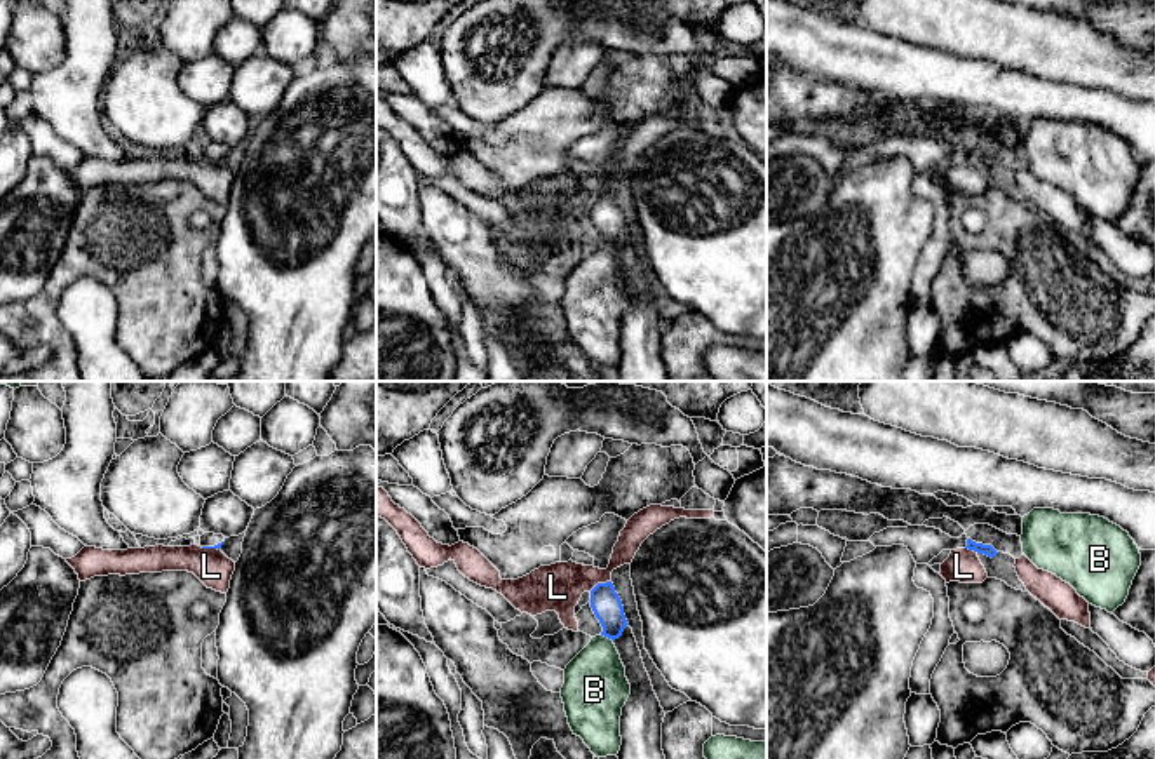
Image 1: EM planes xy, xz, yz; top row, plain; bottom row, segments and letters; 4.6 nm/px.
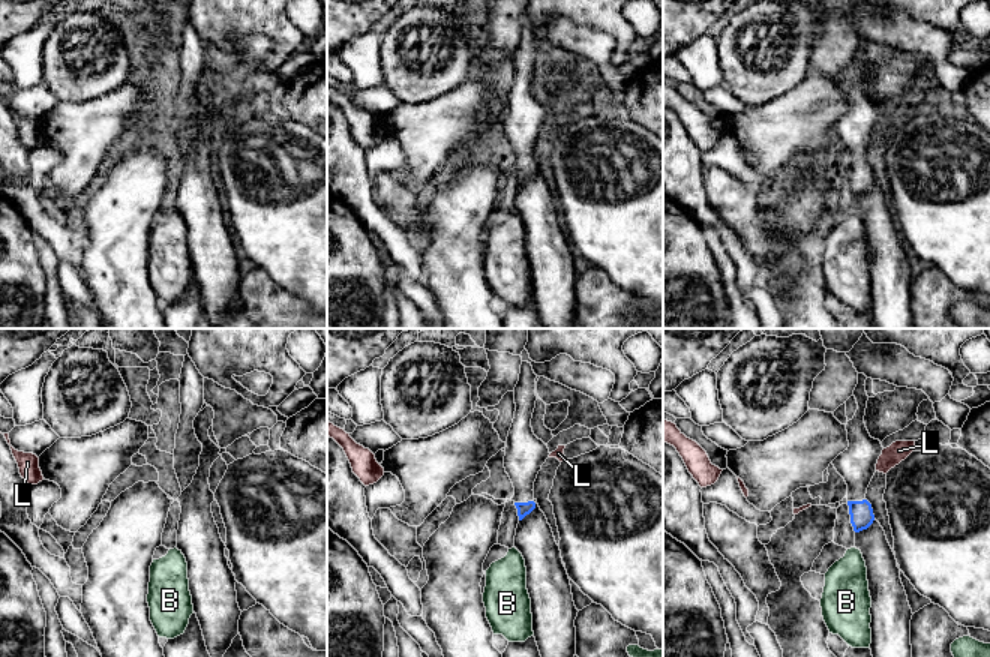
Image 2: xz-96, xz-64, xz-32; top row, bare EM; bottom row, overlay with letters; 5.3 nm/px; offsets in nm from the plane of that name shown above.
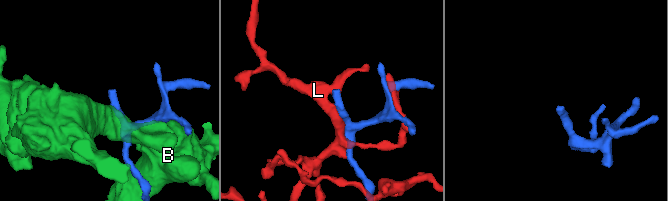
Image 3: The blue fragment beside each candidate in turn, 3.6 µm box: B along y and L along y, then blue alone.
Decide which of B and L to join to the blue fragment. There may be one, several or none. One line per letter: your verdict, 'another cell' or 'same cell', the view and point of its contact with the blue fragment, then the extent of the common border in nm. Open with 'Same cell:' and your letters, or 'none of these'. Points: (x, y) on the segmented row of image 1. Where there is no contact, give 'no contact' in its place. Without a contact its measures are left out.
Same cell: none of these
B: another cell; contact xz (607, 636); length 70 nm
L: another cell; contact xz (600, 584); length 120 nm

